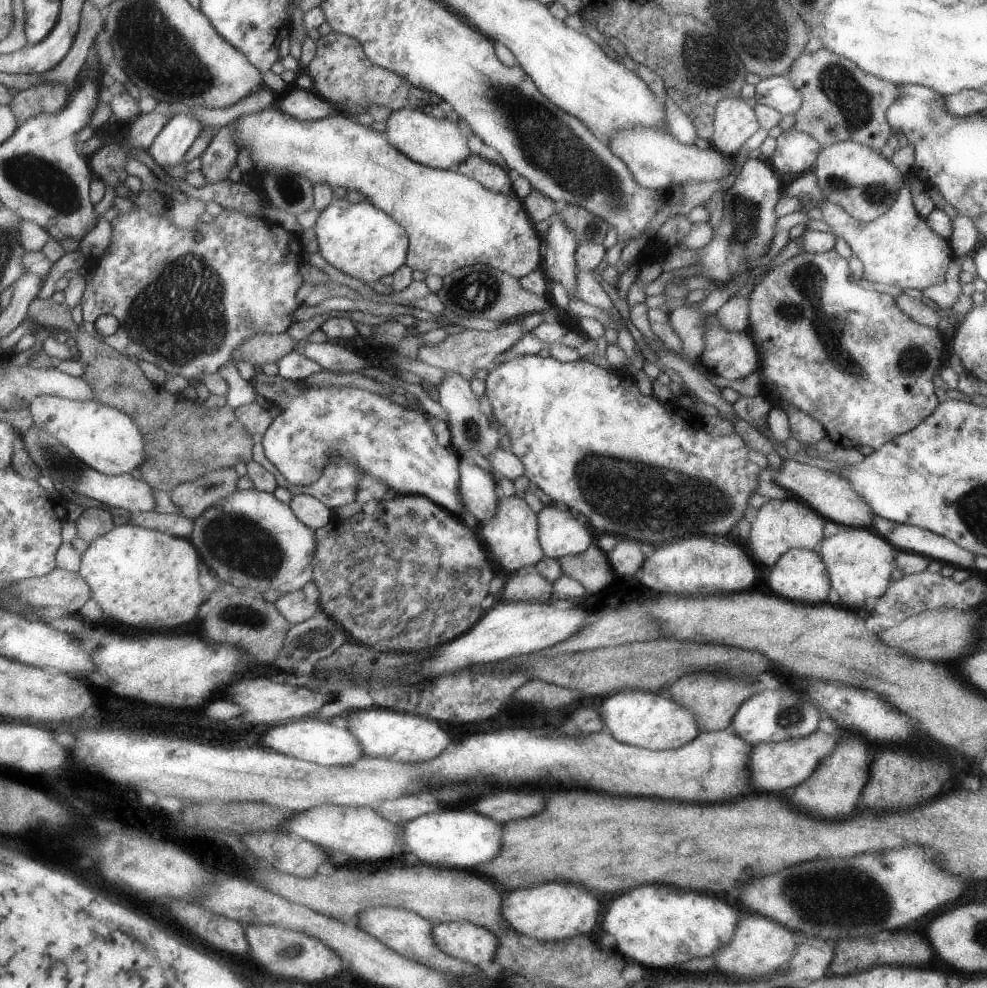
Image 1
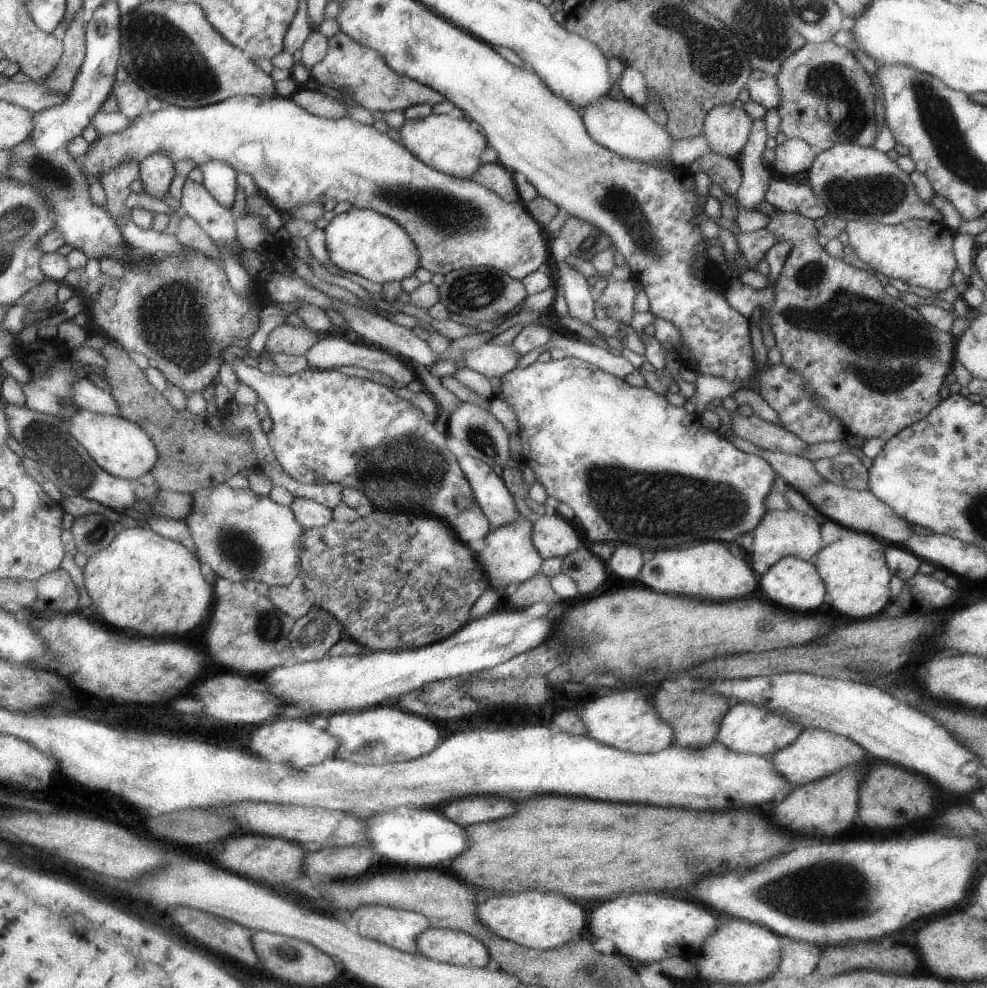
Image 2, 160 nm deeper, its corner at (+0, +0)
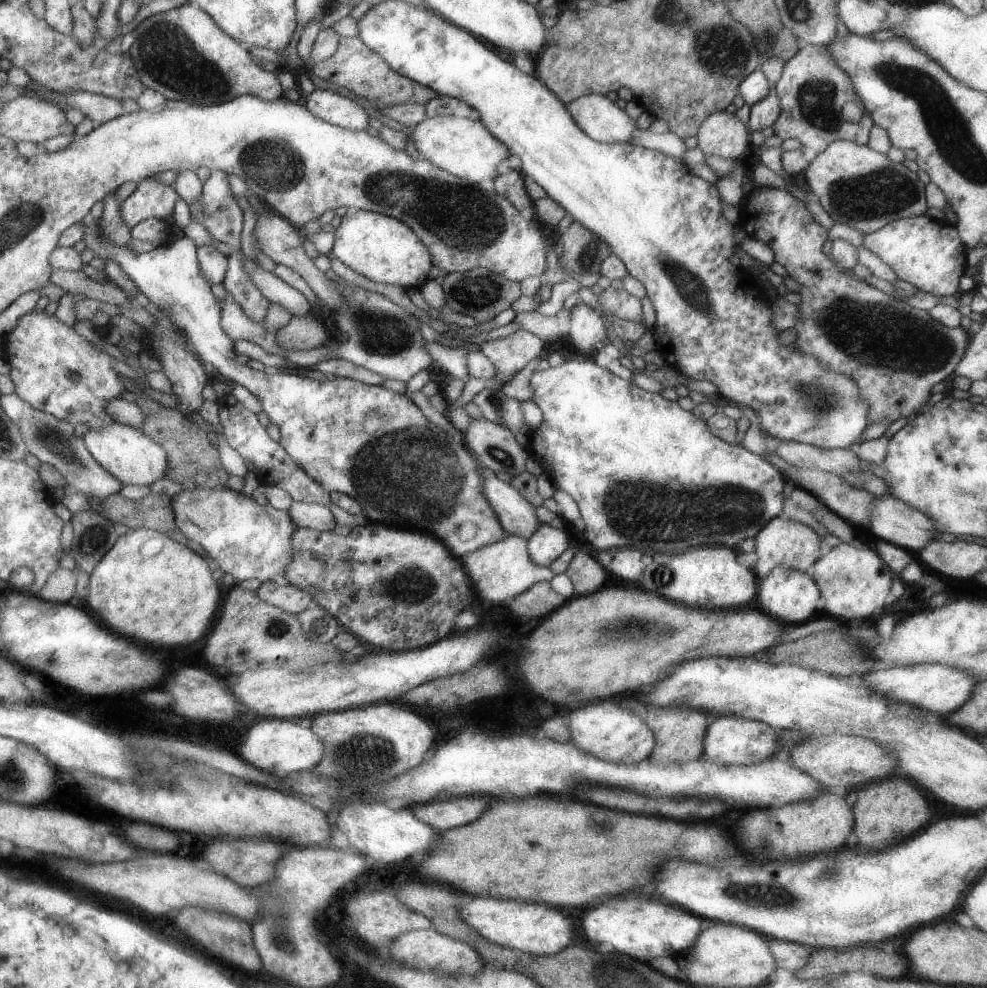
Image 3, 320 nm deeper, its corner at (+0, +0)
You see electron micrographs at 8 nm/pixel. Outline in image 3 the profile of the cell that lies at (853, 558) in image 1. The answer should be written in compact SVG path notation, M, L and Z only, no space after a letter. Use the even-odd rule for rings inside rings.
M839 543L825 550L812 564L809 576L825 598L823 613L837 619L865 618L881 610L890 599L889 587L896 576L879 558L871 544Z

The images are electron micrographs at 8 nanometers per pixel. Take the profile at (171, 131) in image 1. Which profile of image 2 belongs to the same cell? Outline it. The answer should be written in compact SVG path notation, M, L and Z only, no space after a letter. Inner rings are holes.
M159 152L144 158L138 164L137 179L141 181L141 191L138 194L146 194L163 201L175 176L174 164L167 155Z

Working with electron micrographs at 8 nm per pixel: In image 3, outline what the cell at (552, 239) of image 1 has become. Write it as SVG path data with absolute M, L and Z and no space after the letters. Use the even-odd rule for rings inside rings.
M579 301L571 308L570 327L567 336L581 356L592 358L597 352L595 344L609 343L610 328L607 322L590 306Z

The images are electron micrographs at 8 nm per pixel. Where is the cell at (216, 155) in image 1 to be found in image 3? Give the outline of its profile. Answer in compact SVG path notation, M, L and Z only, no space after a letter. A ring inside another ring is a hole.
M211 170L202 183L198 203L188 206L190 220L204 226L212 238L222 242L230 250L240 248L243 221L241 209L231 194L227 176L219 170Z

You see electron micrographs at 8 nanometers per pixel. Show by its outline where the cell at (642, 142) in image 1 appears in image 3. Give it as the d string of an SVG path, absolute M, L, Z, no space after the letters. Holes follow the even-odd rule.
M597 93L581 95L565 108L573 122L590 139L600 143L628 142L630 134L637 129L624 110Z

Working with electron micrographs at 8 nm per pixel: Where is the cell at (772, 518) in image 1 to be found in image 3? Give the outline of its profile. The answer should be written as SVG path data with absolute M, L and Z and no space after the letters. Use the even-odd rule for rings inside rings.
M781 516L772 518L754 536L754 552L757 560L751 569L757 580L762 581L776 566L784 566L802 573L809 572L812 564L822 555L820 536L804 524L785 522Z

